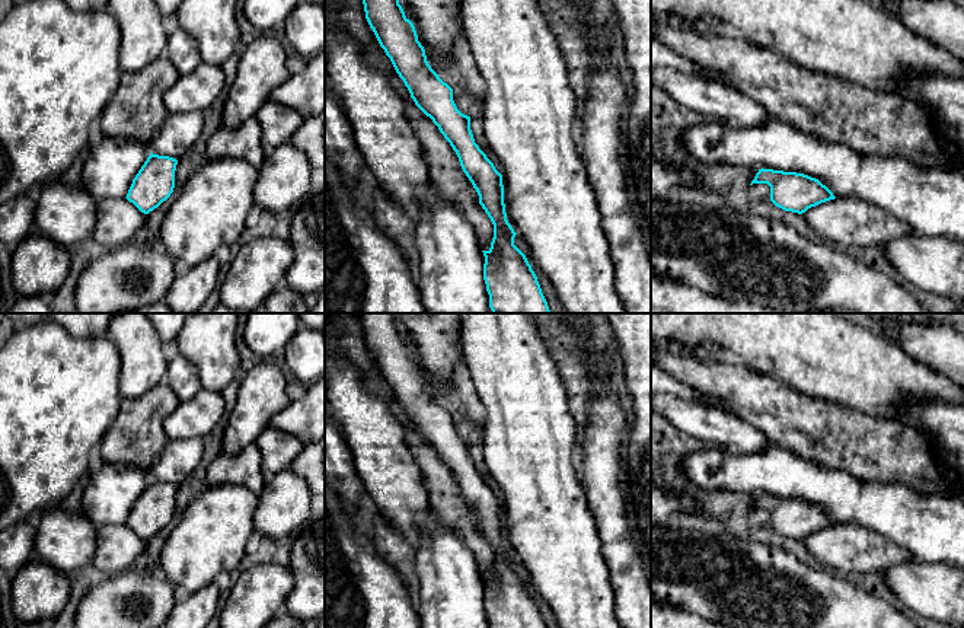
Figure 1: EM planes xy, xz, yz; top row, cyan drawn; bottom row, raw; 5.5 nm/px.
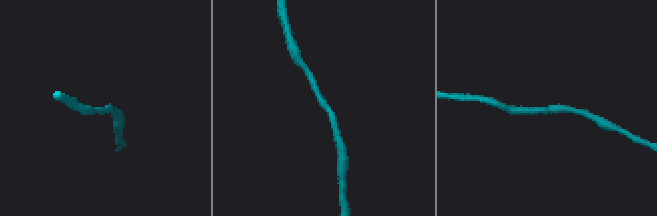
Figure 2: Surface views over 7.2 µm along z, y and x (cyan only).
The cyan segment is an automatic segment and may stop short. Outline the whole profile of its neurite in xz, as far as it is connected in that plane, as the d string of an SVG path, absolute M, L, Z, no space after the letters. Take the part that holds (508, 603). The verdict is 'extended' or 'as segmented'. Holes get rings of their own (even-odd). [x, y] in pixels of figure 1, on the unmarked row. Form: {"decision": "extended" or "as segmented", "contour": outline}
{"decision": "as segmented", "contour": "M357 313L364 331L366 345L380 373L390 385L396 399L408 414L415 431L432 446L440 459L456 478L460 492L479 522L479 530L494 551L491 574L485 583L483 606L489 628L546 628L540 611L526 581L514 571L515 558L507 546L502 501L475 469L470 443L462 440L454 427L453 415L444 409L427 388L425 376L418 367L414 350L405 342L396 313Z"}

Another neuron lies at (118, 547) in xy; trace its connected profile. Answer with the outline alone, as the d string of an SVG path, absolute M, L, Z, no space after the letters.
M106 525L98 527L98 543L92 561L96 576L122 573L146 552L147 541L141 539L127 525Z

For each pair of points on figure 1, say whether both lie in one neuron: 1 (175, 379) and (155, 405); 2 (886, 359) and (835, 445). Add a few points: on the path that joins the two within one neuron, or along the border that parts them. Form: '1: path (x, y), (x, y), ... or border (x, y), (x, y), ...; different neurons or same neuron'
1: border (163, 381), (181, 401); different neurons
2: border (823, 398), (871, 415), (889, 418); different neurons

